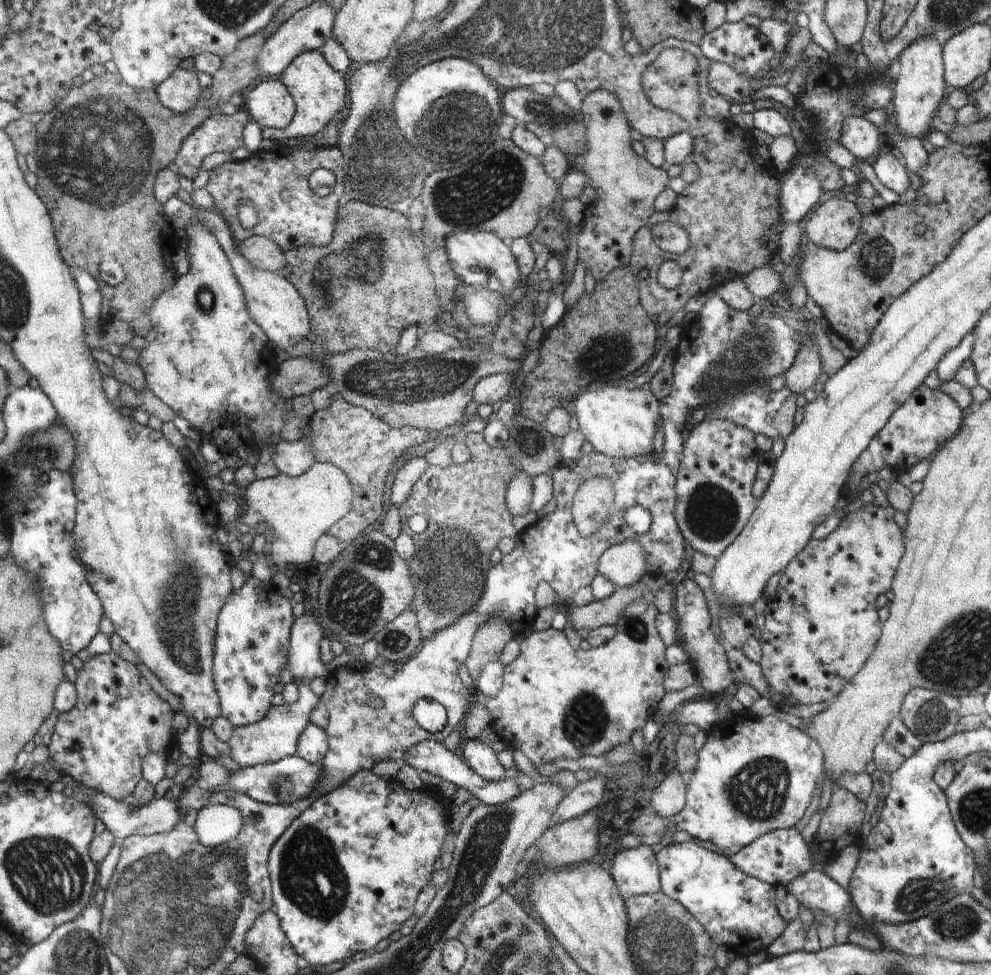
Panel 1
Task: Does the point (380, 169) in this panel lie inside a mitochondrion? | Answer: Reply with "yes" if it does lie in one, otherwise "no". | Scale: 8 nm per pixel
yes

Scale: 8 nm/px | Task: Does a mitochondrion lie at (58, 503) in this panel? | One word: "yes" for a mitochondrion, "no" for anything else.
no

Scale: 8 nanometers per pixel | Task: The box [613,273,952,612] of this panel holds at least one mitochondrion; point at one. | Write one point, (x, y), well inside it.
(758, 349)

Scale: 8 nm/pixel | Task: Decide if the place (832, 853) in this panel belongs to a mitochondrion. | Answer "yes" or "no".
no

